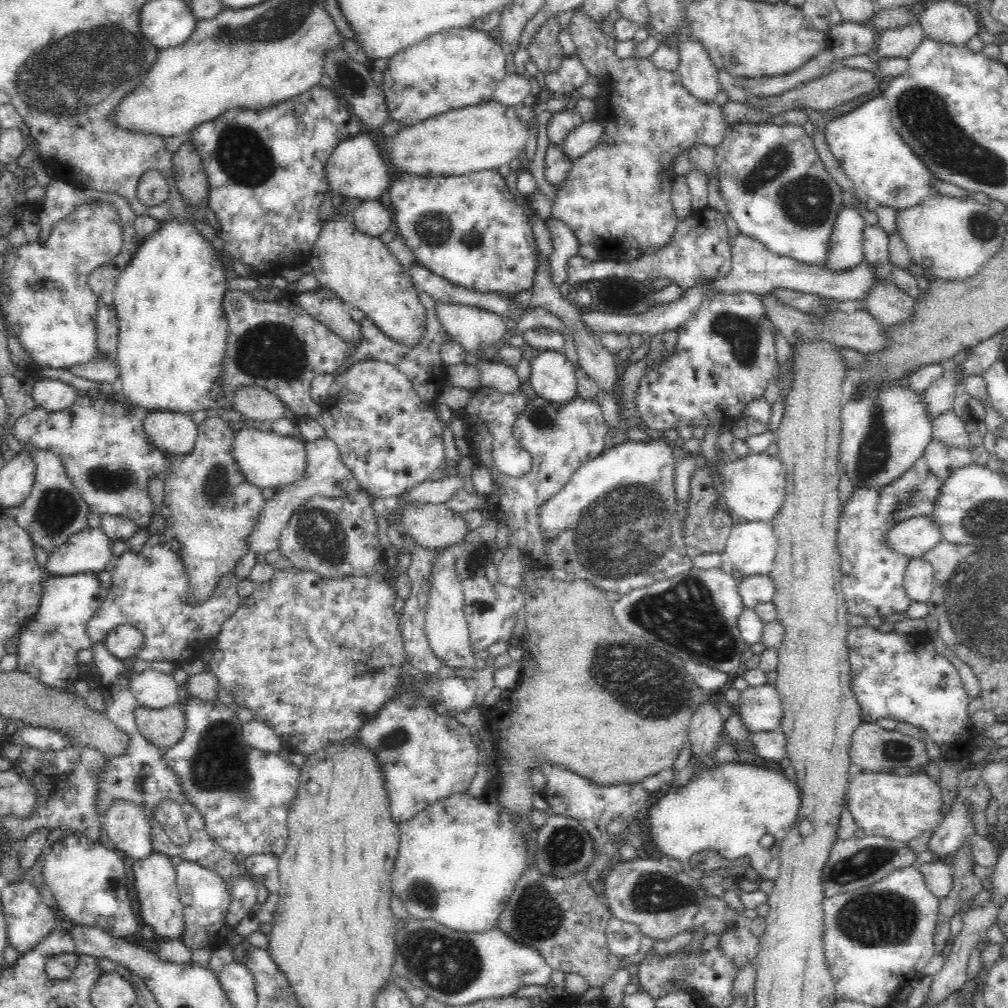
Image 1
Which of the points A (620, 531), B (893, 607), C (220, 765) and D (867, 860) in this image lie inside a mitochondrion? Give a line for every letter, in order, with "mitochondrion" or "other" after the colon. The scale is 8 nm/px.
A: mitochondrion
B: other
C: mitochondrion
D: mitochondrion

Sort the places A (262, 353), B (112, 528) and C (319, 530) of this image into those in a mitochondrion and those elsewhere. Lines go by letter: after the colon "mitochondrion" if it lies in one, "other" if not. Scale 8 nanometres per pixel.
A: mitochondrion
B: other
C: mitochondrion

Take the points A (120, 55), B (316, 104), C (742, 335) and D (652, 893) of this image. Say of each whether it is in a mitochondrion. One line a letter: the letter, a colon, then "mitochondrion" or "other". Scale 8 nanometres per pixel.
A: mitochondrion
B: other
C: mitochondrion
D: mitochondrion

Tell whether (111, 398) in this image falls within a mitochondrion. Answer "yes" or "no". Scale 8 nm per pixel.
no

